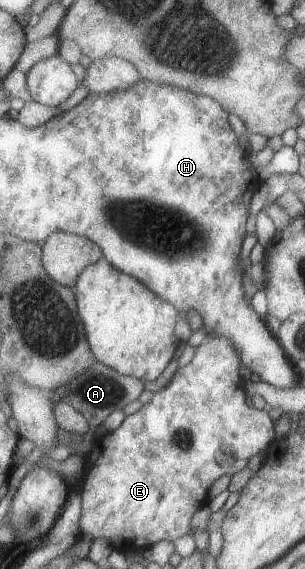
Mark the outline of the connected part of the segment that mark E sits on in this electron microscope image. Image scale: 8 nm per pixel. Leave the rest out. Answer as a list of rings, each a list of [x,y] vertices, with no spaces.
[[[211,336],[199,348],[196,349],[194,359],[185,367],[177,370],[174,377],[165,388],[154,393],[153,400],[137,411],[135,414],[129,415],[123,424],[115,431],[108,434],[101,442],[94,443],[93,451],[88,458],[87,473],[80,488],[84,496],[84,505],[82,519],[80,519],[80,527],[82,527],[82,539],[86,541],[95,541],[104,537],[108,539],[114,548],[124,550],[125,552],[134,549],[148,549],[157,546],[162,541],[176,541],[185,535],[191,535],[194,529],[194,517],[205,505],[208,505],[208,494],[210,487],[220,479],[220,477],[228,474],[235,474],[242,469],[246,469],[252,461],[252,457],[265,454],[279,439],[276,433],[276,422],[271,412],[260,410],[250,405],[248,401],[249,391],[246,387],[246,379],[240,373],[244,365],[241,351],[234,345],[232,339],[228,337]]]

